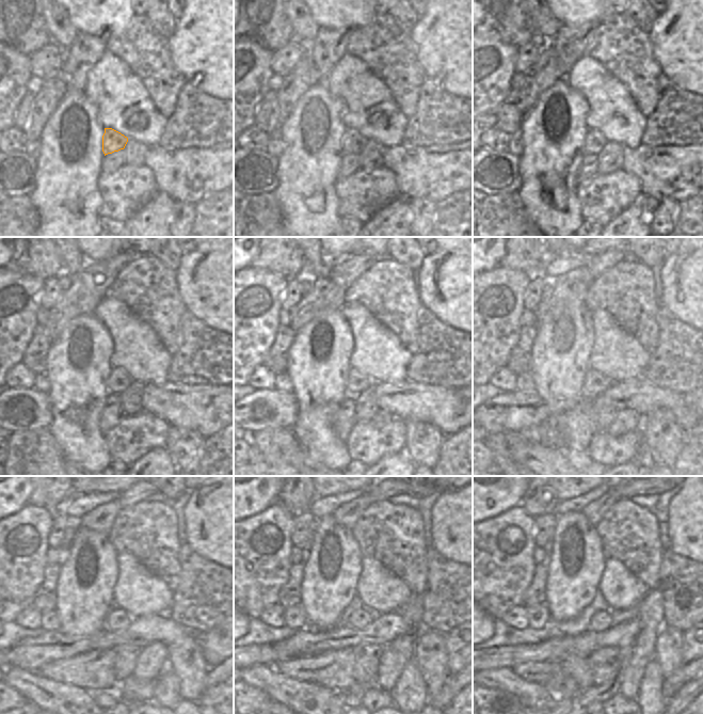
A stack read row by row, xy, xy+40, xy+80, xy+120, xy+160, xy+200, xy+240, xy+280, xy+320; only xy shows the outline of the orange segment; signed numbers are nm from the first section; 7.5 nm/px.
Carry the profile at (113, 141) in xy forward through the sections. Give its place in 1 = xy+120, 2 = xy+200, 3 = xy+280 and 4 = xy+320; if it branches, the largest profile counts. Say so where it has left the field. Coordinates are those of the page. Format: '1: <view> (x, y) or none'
1: xy+120 (118, 380)
2: xy+200 (595, 383)
3: xy+280 (360, 619)
4: xy+320 (601, 620)

